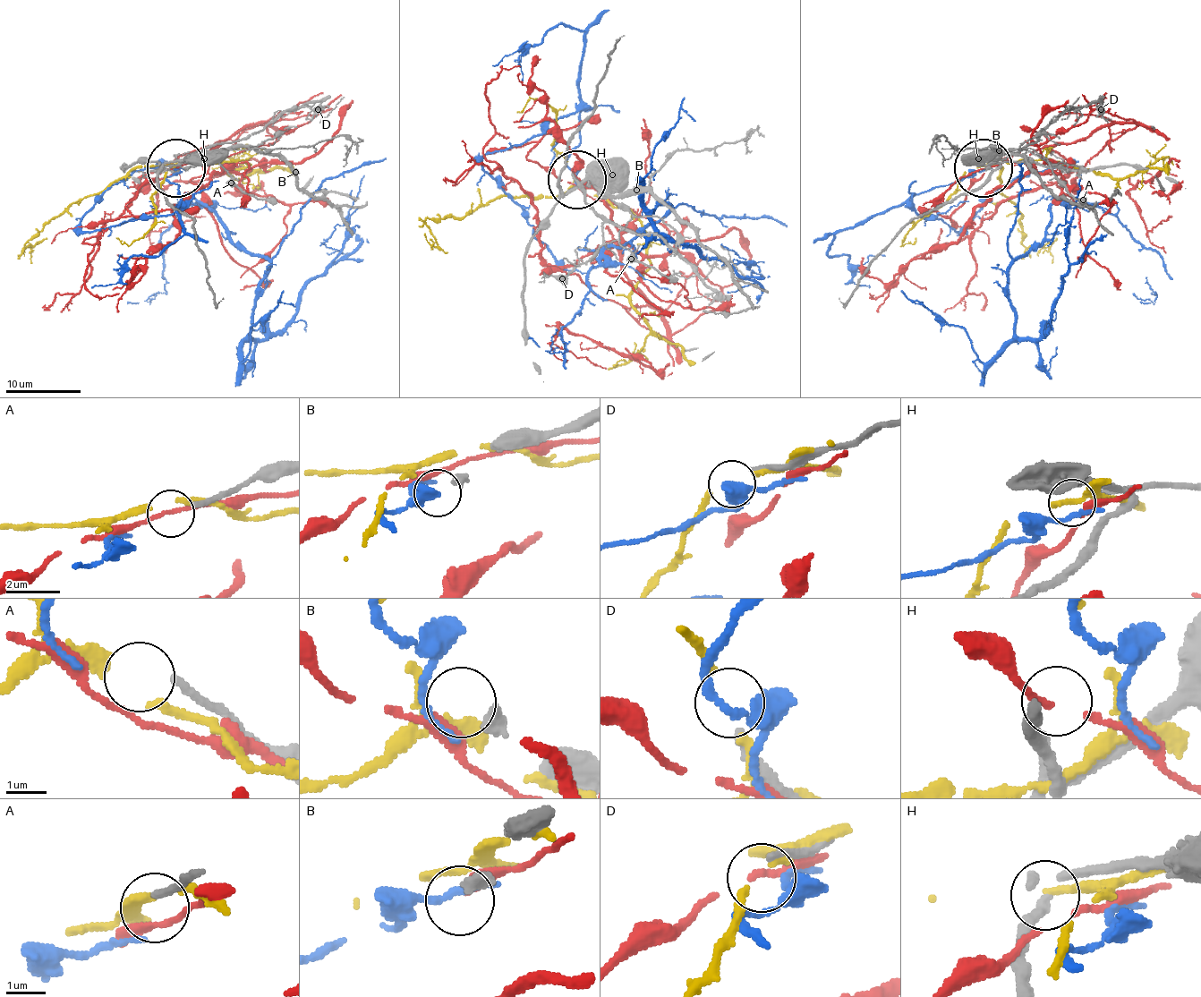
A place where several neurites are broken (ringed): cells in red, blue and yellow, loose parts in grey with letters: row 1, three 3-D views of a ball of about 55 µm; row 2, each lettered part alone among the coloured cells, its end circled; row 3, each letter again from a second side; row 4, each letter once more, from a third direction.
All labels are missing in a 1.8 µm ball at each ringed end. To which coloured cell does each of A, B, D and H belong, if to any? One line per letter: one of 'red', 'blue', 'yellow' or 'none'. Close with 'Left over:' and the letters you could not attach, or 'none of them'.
A: none
B: none
D: none
H: none
Left over: A, B, D, H

